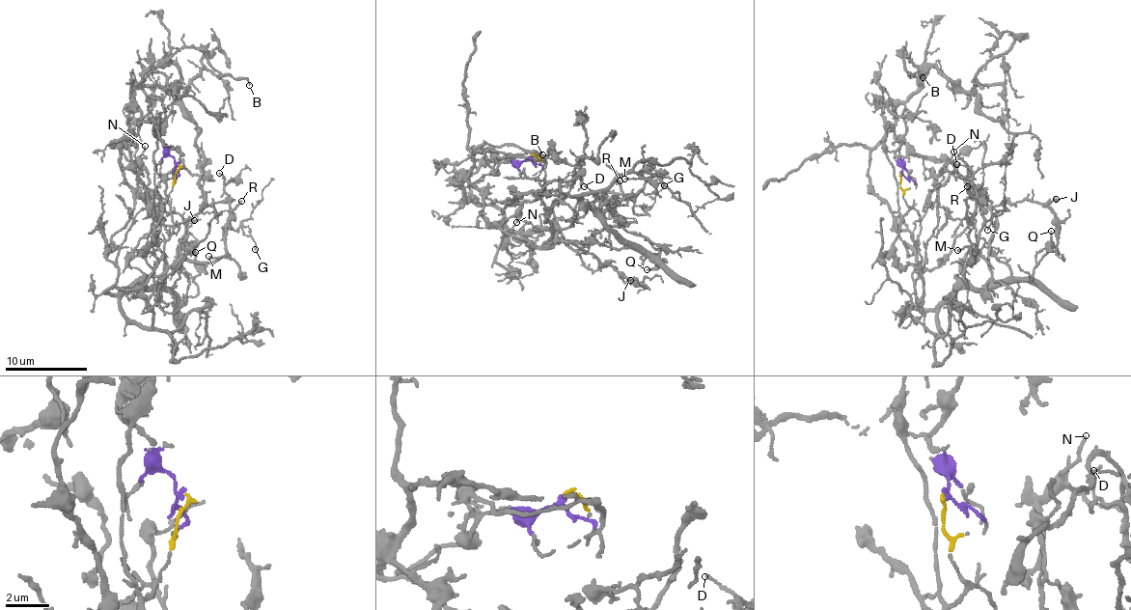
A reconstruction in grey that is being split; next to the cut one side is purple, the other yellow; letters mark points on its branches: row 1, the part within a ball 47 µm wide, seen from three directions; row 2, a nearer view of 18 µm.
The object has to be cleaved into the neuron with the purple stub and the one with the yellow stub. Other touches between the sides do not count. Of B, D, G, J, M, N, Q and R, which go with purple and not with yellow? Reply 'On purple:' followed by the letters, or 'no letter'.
On purple: B, J, N

